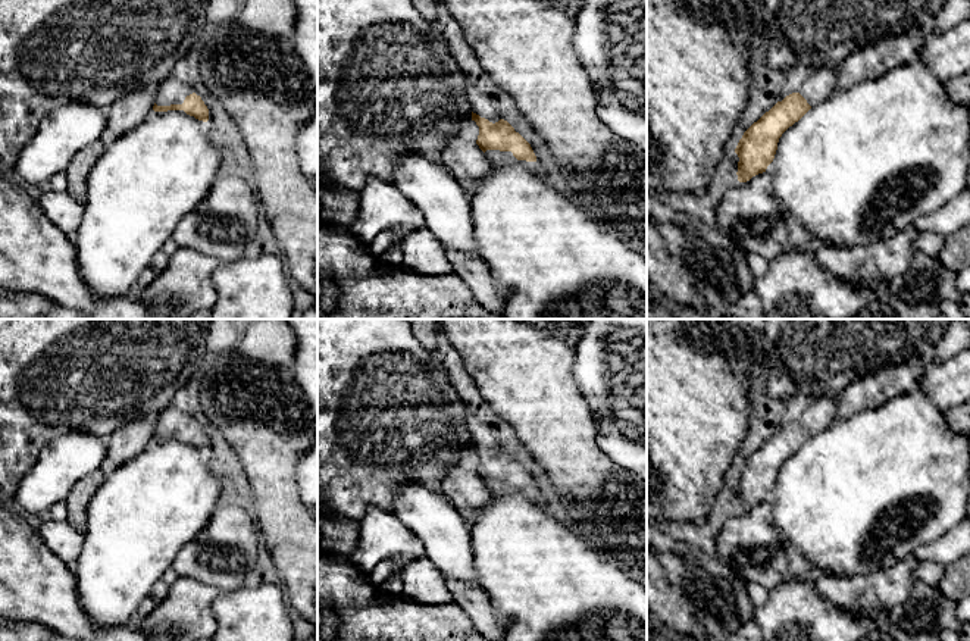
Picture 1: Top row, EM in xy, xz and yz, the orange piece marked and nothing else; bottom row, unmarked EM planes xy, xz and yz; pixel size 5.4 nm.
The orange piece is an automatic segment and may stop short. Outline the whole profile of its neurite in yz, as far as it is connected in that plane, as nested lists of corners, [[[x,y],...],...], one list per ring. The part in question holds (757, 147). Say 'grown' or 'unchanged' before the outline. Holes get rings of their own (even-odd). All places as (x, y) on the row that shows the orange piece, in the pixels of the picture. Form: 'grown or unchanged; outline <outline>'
grown; outline [[[824,66],[813,69],[810,76],[804,81],[798,93],[786,96],[777,101],[769,112],[766,112],[757,122],[754,122],[739,140],[735,153],[738,162],[738,181],[747,182],[752,176],[766,172],[767,166],[773,162],[777,143],[782,134],[798,122],[811,107],[819,106],[836,93],[836,66]]]

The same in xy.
grown; outline [[[172,74],[154,91],[154,112],[184,110],[198,121],[209,121],[209,109],[188,81],[181,81]]]

